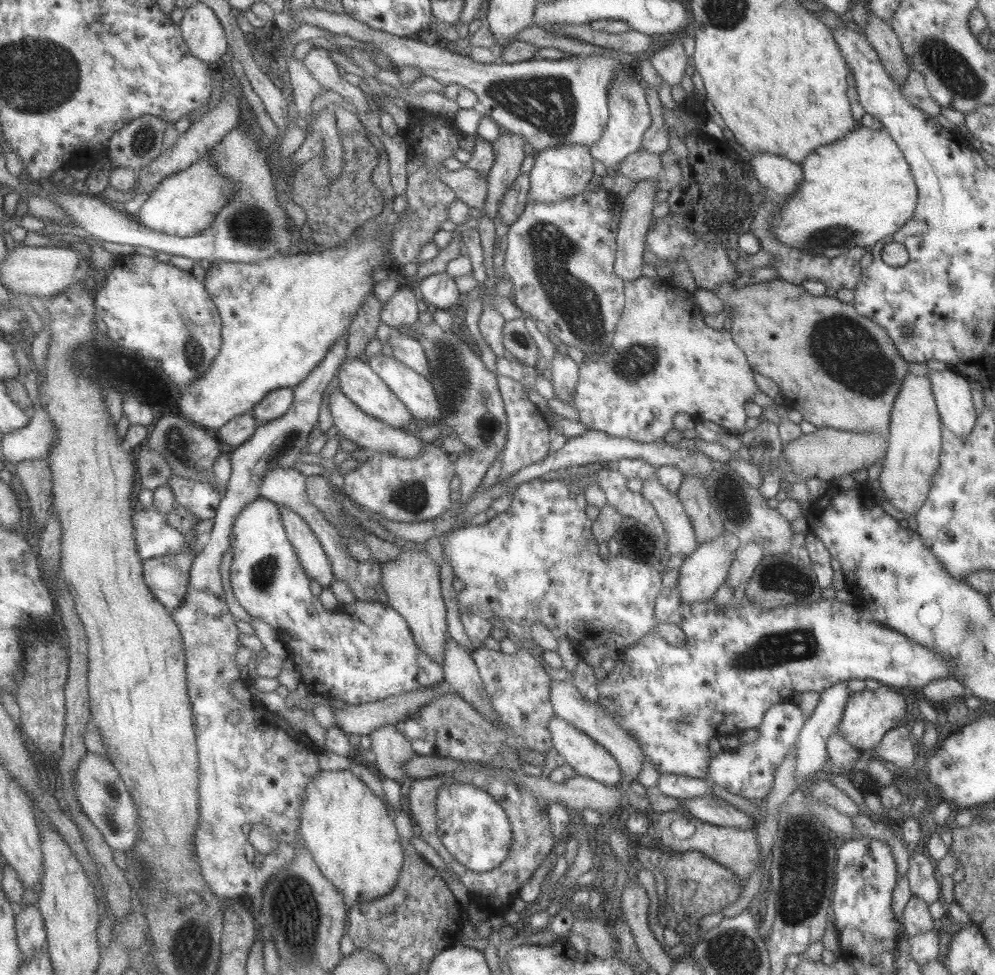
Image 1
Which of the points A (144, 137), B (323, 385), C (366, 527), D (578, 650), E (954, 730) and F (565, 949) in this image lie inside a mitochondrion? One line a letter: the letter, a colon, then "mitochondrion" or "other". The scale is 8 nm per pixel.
A: mitochondrion
B: other
C: other
D: other
E: other
F: other

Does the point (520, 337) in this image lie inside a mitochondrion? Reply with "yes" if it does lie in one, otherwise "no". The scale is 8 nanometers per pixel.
yes

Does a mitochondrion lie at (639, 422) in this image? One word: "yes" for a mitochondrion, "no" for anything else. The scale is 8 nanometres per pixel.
no

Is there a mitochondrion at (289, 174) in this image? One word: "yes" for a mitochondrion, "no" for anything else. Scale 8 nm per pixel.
no

